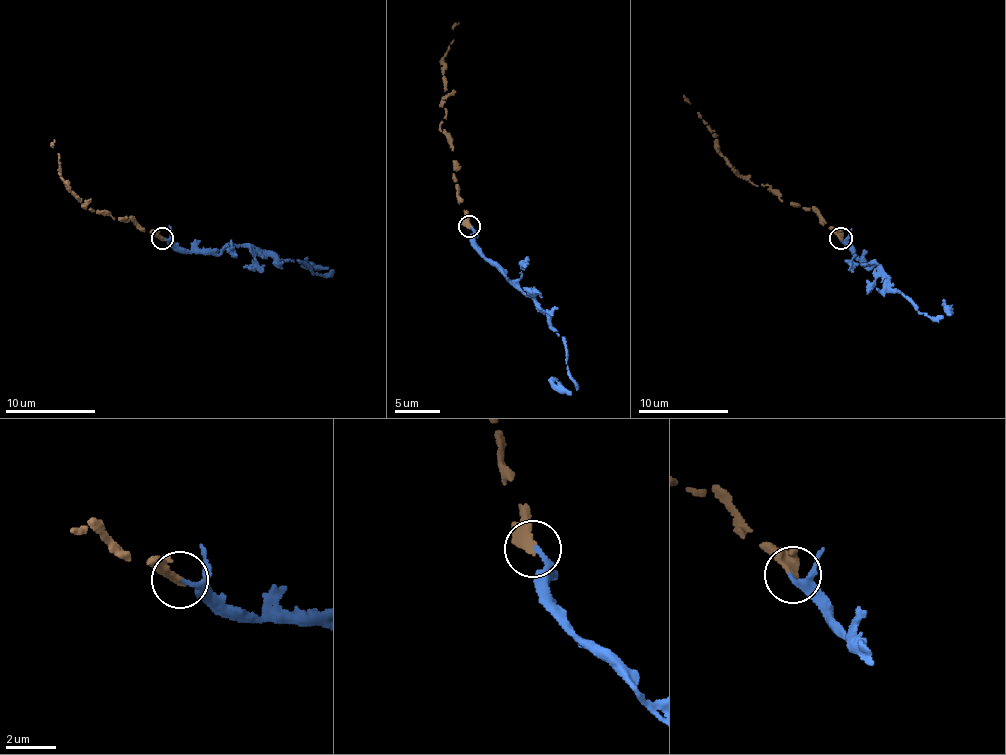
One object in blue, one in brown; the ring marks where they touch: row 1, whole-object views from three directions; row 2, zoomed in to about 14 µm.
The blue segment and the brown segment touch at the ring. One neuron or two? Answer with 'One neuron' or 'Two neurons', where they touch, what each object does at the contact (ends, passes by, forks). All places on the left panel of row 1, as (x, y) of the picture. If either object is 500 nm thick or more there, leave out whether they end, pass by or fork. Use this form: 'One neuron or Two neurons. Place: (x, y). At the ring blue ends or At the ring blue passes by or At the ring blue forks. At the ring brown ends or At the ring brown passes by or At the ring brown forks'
One neuron. Place: (162, 238). At the ring blue ends. At the ring brown ends

